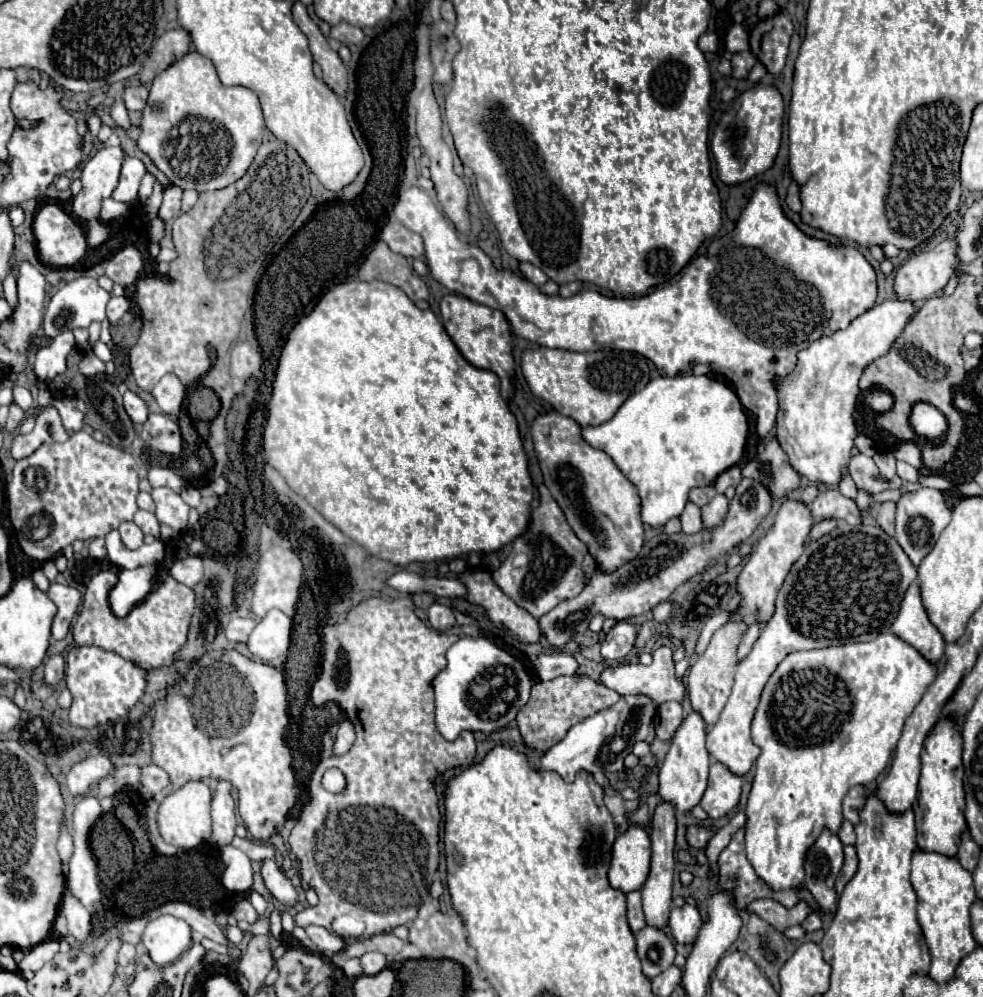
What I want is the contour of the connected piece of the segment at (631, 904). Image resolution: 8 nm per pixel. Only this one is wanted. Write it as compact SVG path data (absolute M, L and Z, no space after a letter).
M640 891L628 893L628 925L634 933L638 933L646 925L642 903L640 903Z

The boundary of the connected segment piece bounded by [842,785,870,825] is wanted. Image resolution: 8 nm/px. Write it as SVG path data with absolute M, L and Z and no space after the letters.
M858 785L858 787L852 787L850 791L848 791L848 795L844 797L844 803L842 803L842 809L844 809L844 819L848 819L850 823L858 823L858 811L860 811L860 807L864 805L864 801L862 801L862 797L864 797L864 793L868 791L870 787L868 785Z

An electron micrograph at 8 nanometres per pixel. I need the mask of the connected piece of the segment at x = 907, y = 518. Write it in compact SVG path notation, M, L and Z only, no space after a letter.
M920 487L912 493L904 493L898 499L898 509L896 509L896 535L894 539L900 543L900 547L906 551L914 567L920 565L924 555L934 547L936 539L944 531L944 527L950 523L950 509L946 505L944 493L934 487Z

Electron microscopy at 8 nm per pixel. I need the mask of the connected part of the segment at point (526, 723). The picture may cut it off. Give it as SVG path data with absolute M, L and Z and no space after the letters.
M562 675L552 681L540 681L532 687L532 697L530 701L518 711L516 723L518 731L522 735L522 741L530 749L546 751L554 743L558 743L572 725L584 721L586 717L594 715L596 711L604 711L618 703L620 695L602 683L592 681L588 675Z

